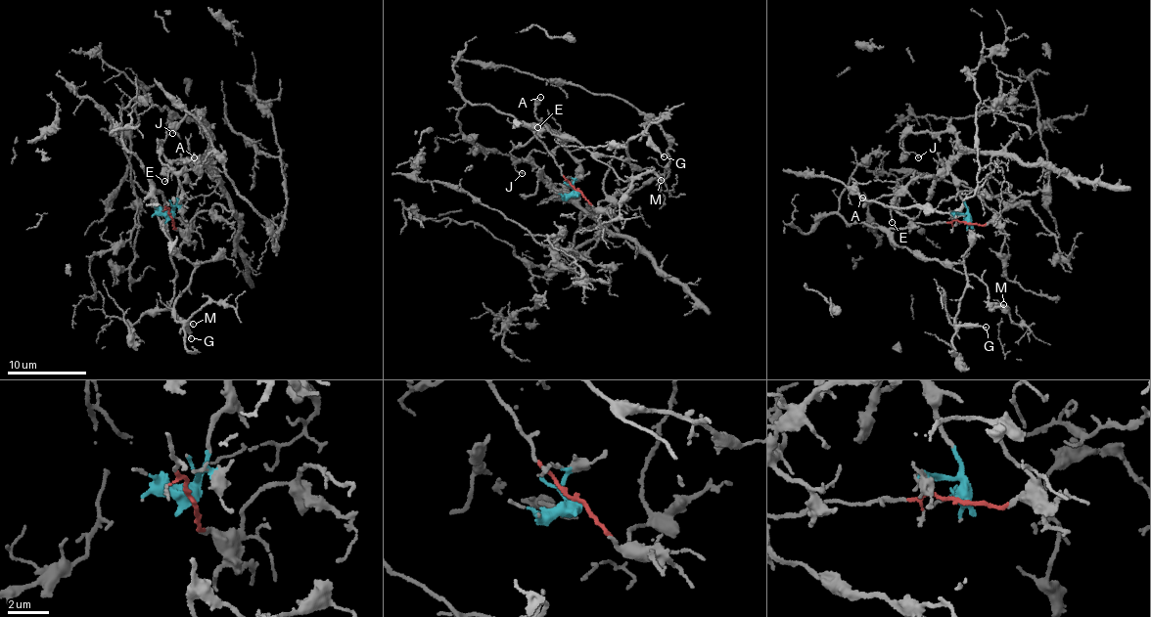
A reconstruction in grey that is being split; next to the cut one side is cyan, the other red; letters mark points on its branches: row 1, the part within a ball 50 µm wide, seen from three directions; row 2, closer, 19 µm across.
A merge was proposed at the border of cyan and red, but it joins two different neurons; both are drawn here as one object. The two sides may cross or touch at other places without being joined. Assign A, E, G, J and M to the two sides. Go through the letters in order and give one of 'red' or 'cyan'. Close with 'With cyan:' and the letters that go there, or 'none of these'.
A: cyan
E: cyan
G: red
J: cyan
M: red
With cyan: A, E, J

